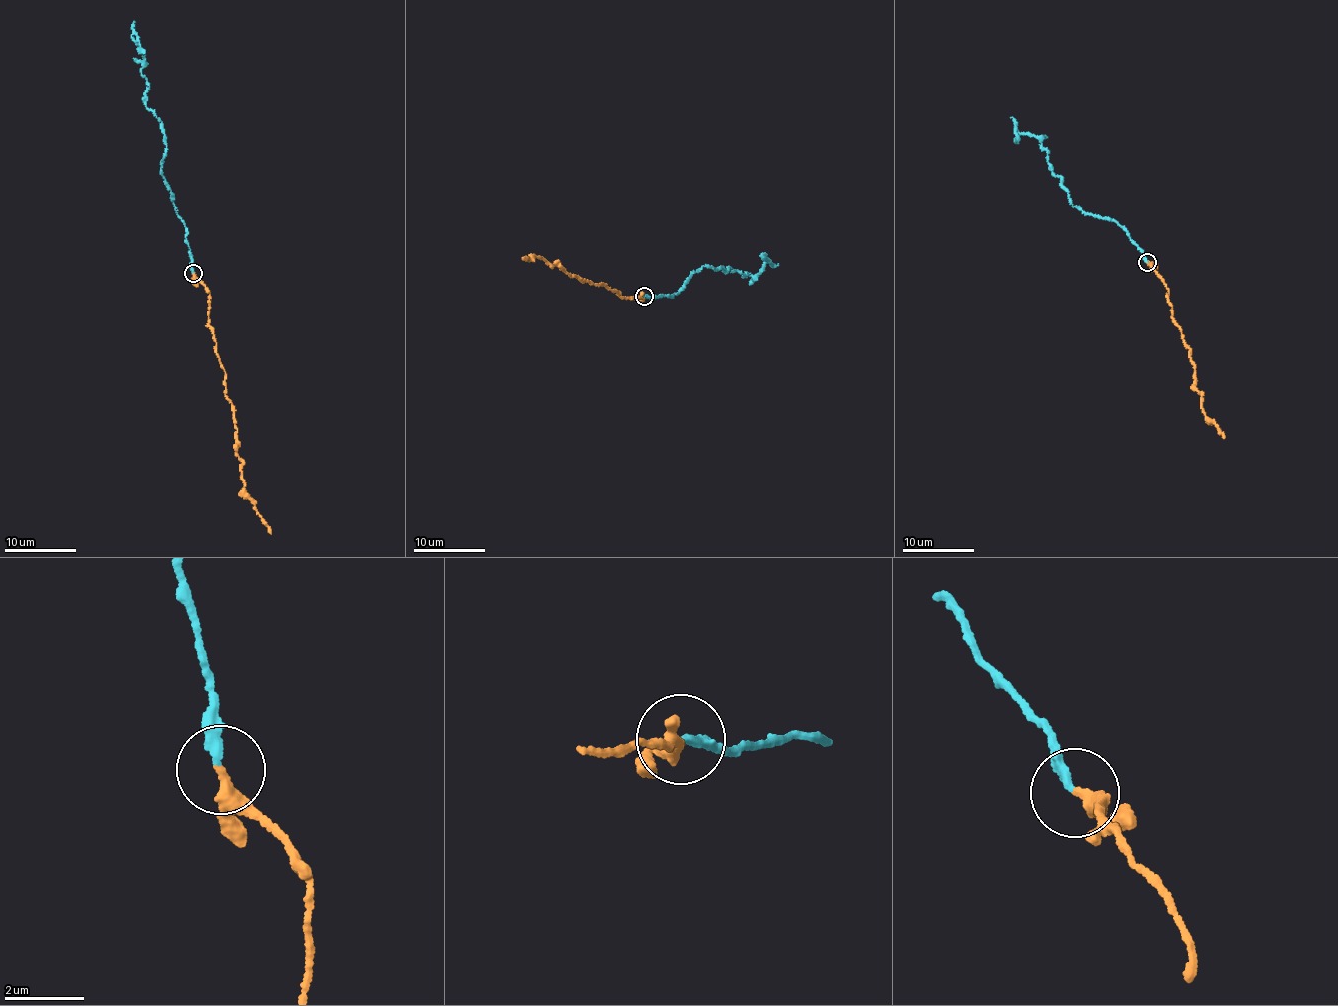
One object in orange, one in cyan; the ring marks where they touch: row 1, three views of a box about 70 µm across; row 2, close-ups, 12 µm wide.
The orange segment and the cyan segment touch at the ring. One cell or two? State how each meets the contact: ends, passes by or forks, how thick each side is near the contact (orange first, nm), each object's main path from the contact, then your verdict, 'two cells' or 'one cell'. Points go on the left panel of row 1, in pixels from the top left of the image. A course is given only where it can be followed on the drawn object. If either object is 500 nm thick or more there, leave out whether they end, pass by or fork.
orange passes by; cyan ends there; 240 nm thick on the orange side, 240 nm on the other; orange runs (193, 273), (210, 294), (208, 321), (225, 373), (225, 396), (232, 404), (244, 489), (271, 533); cyan runs (193, 272), (185, 223), (160, 172), (165, 135), (146, 106), (149, 83), (141, 73), (143, 55), (134, 21); two cells

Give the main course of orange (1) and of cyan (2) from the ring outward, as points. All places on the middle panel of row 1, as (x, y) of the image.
1: (644, 295), (621, 298), (603, 282), (582, 281), (554, 263), (551, 266), (542, 257), (523, 257)
2: (645, 296), (672, 297), (692, 272), (704, 266), (750, 276), (768, 261), (778, 264)

